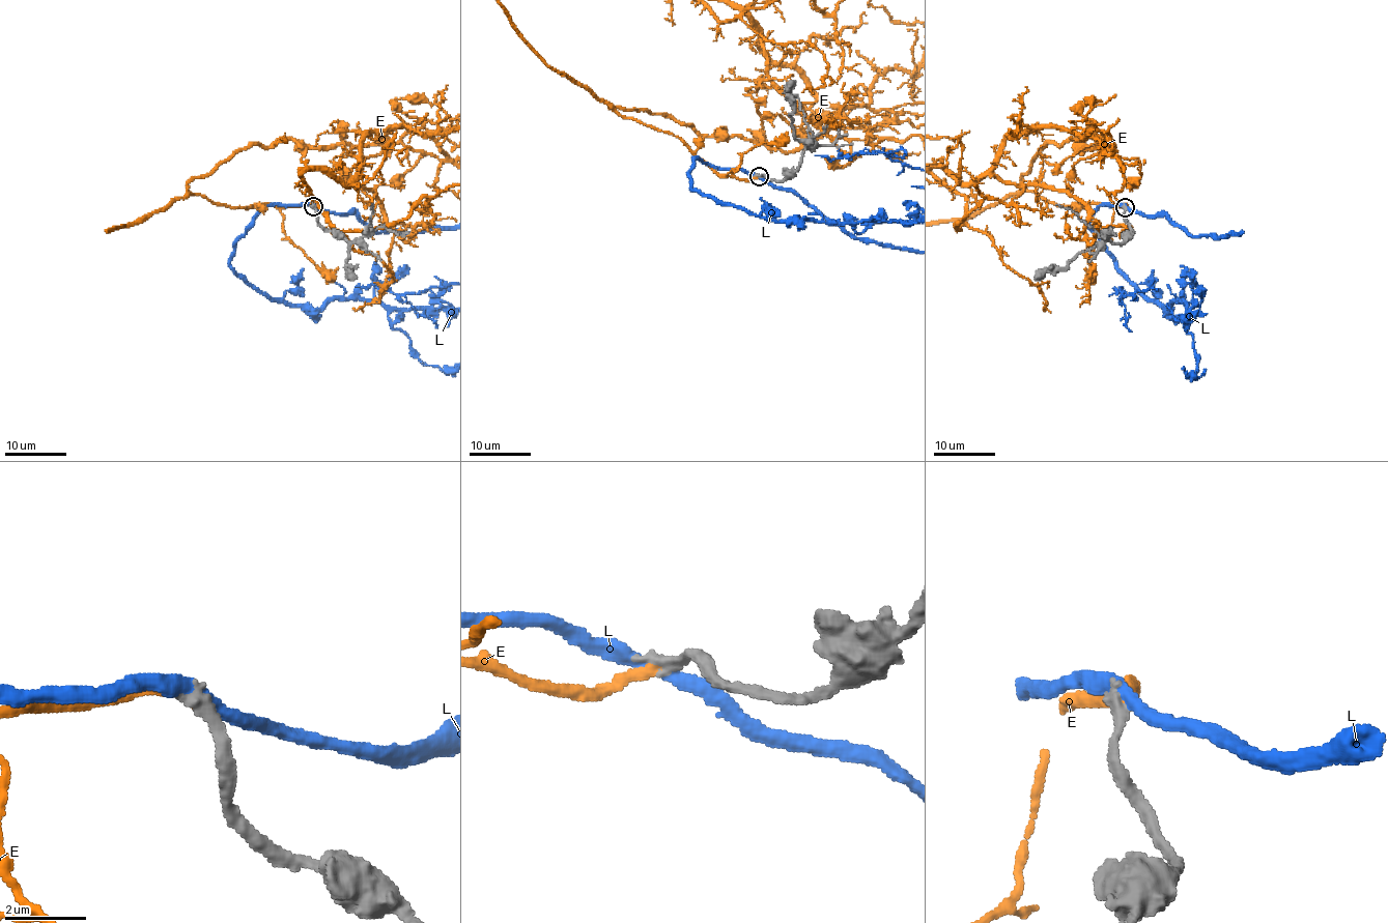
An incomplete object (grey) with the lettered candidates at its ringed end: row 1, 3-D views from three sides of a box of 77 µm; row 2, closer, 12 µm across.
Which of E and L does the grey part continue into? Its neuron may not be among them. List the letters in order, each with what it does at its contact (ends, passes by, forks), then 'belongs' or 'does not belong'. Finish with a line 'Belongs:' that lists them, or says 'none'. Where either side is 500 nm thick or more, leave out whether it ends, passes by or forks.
E: it ends there; belongs
L: it passes by; does not belong
Belongs: E

